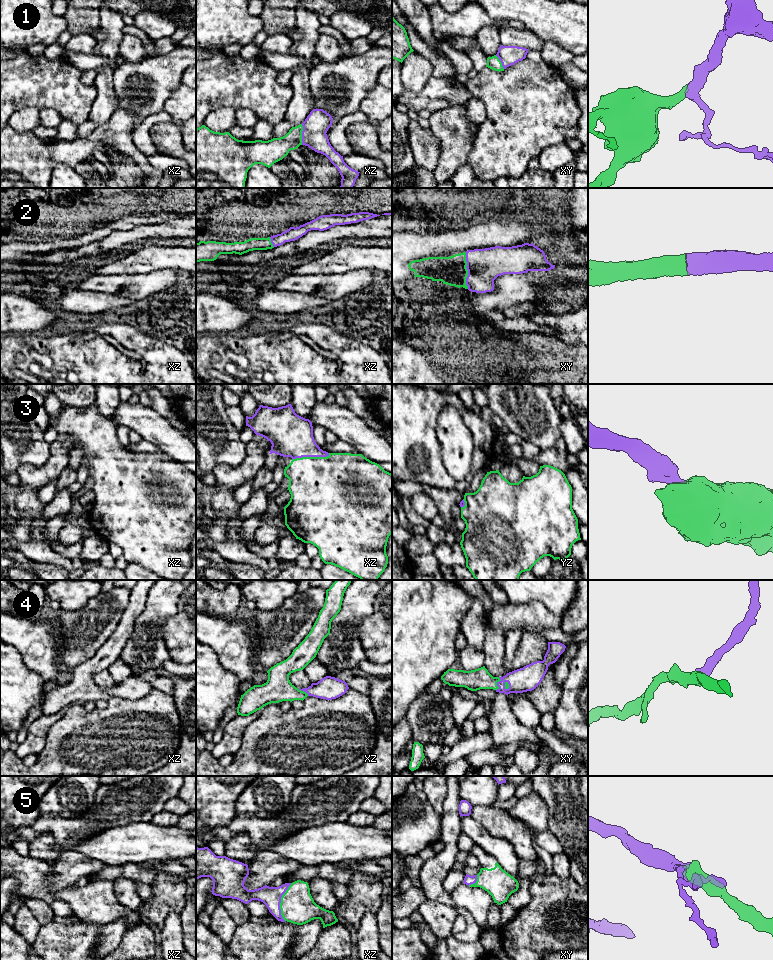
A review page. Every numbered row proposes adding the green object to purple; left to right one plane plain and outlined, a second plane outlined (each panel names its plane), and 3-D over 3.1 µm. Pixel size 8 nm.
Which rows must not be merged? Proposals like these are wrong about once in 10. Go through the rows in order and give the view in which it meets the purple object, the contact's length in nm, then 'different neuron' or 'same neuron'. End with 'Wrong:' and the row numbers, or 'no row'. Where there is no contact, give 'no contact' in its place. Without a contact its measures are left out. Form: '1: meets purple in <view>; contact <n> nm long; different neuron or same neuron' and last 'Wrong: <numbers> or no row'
1: meets purple in xz; contact 170 nm long; same neuron
2: meets purple in xy; contact 300 nm long; same neuron
3: meets purple in xz; contact 300 nm long; same neuron
4: meets purple in xy; contact 110 nm long; same neuron
5: meets purple in xz; contact 300 nm long; same neuron
Wrong: no row

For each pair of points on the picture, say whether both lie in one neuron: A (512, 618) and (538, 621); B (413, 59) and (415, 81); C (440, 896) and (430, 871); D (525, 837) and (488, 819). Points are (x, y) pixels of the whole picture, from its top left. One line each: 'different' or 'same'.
A: same
B: same
C: same
D: same

